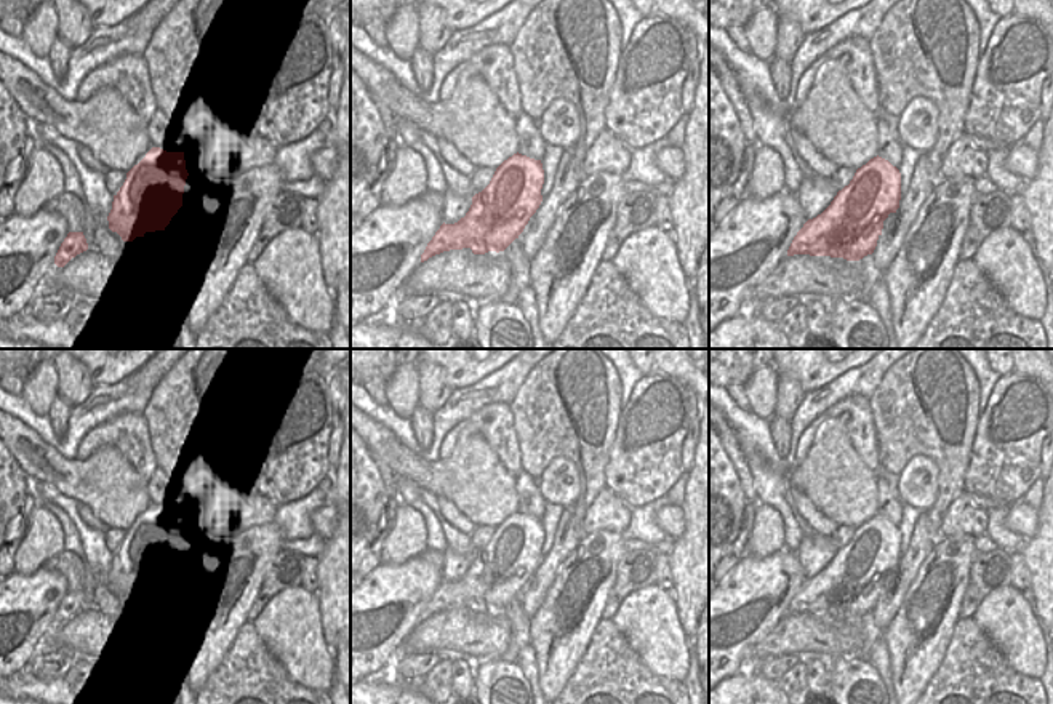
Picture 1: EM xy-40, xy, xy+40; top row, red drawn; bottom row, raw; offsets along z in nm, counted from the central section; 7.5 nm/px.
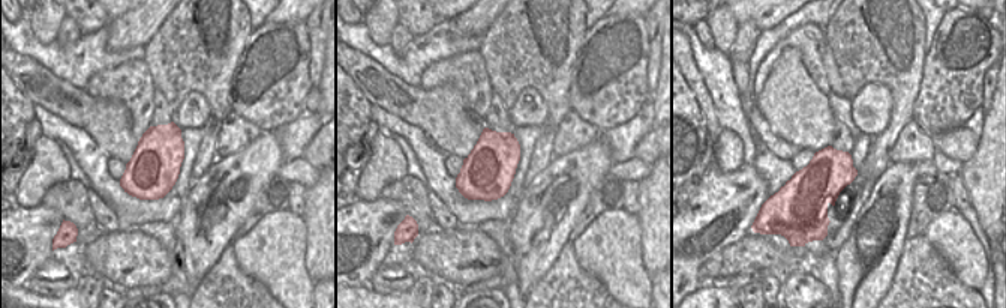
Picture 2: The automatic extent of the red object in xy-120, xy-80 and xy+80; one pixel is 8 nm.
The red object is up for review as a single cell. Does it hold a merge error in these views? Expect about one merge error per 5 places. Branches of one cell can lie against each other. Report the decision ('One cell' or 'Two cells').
One cell

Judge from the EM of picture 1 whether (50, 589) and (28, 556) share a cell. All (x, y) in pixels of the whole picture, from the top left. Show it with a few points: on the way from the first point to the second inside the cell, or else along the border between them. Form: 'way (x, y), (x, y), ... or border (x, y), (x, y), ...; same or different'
border (42, 567), (31, 575), (16, 573); different

